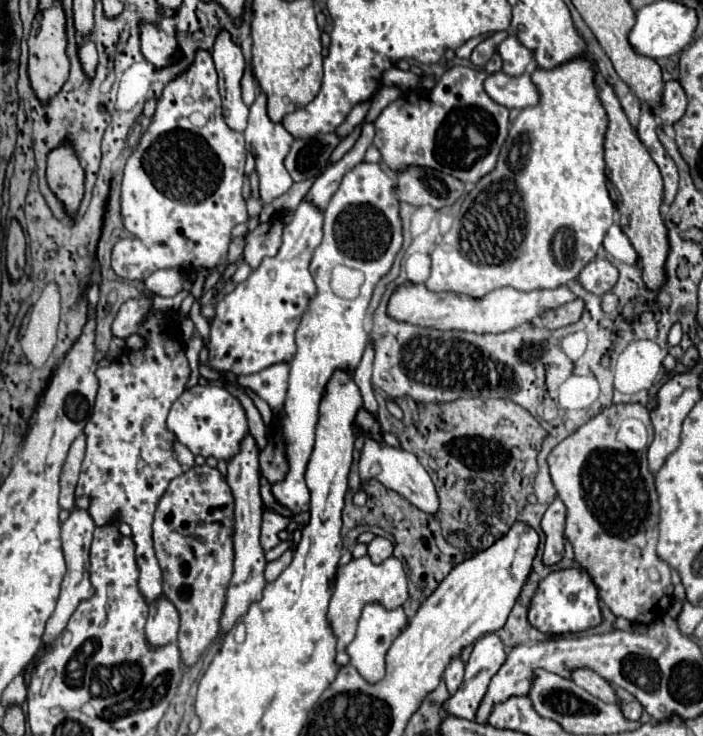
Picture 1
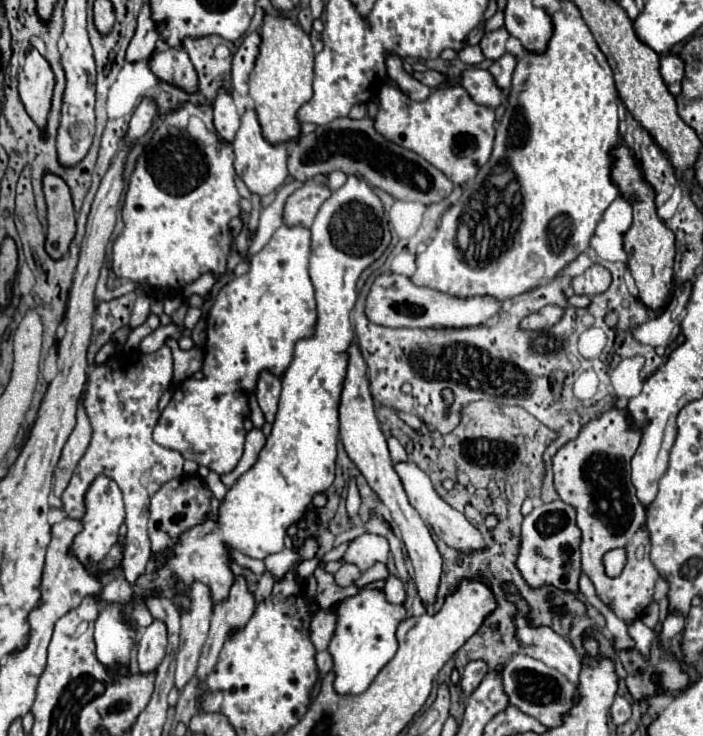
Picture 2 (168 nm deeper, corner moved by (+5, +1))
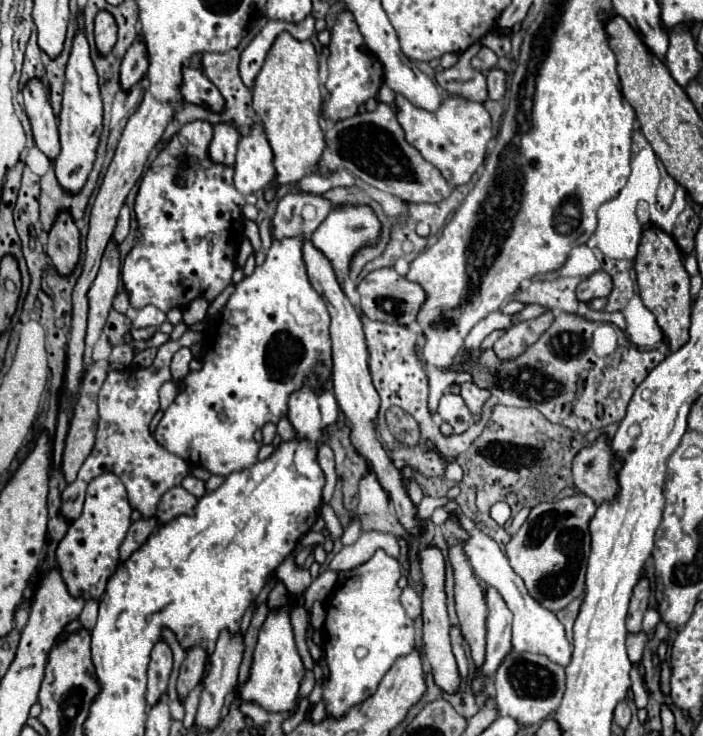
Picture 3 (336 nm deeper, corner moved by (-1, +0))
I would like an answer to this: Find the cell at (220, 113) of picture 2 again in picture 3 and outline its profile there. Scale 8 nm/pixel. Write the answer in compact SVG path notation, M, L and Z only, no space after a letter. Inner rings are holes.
M216 123L214 125L214 139L210 143L210 157L216 163L234 165L236 147L240 141L240 133L232 123Z

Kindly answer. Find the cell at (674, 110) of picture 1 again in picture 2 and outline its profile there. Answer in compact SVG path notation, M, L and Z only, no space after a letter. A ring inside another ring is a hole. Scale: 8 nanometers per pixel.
M678 54L660 56L660 74L670 90L670 94L680 94L680 82L684 78L684 62Z

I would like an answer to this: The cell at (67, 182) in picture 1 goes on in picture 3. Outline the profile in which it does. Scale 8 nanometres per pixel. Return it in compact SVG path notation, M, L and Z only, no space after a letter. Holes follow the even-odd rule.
M60 211L60 215L56 217L56 223L50 229L46 253L52 259L52 263L60 275L72 273L74 265L78 263L80 231L68 211Z

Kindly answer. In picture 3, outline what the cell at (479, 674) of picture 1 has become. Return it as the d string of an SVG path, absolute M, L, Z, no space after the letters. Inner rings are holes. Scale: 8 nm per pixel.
M488 587L486 605L488 605L486 659L480 667L480 673L484 677L492 675L496 671L496 667L500 665L500 661L512 649L512 613L494 587Z

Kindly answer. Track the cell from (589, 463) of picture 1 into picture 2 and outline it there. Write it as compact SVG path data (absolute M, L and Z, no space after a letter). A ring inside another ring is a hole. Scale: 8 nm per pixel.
M608 410L604 412L600 418L588 422L576 440L568 442L566 446L562 446L558 450L558 454L554 456L554 486L556 492L560 496L560 500L570 502L576 512L578 512L578 528L582 530L582 572L592 580L592 584L596 586L596 594L598 598L610 606L610 610L624 620L626 624L632 624L634 620L638 620L642 616L642 610L652 602L652 594L654 594L654 584L660 578L658 570L652 566L650 562L650 540L646 534L646 510L642 508L642 504L638 502L636 494L634 494L634 486L630 486L630 458L634 456L634 450L640 444L640 434L638 430L628 428L628 420L626 420L626 412L620 410ZM612 548L626 548L628 552L628 564L622 570L622 574L618 578L606 578L604 570L602 570L602 554L606 550Z

